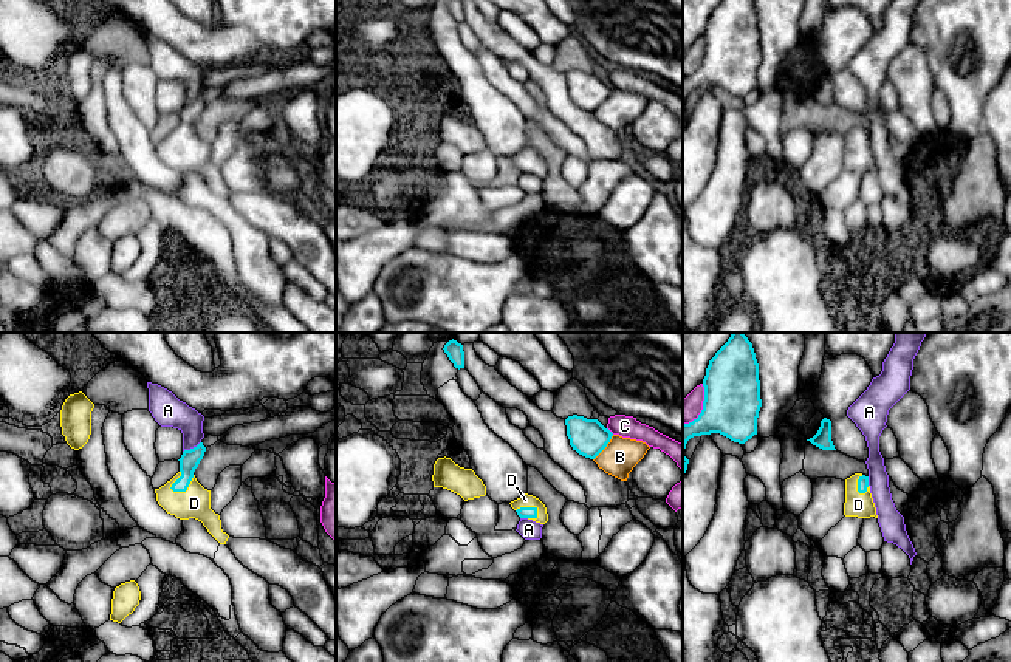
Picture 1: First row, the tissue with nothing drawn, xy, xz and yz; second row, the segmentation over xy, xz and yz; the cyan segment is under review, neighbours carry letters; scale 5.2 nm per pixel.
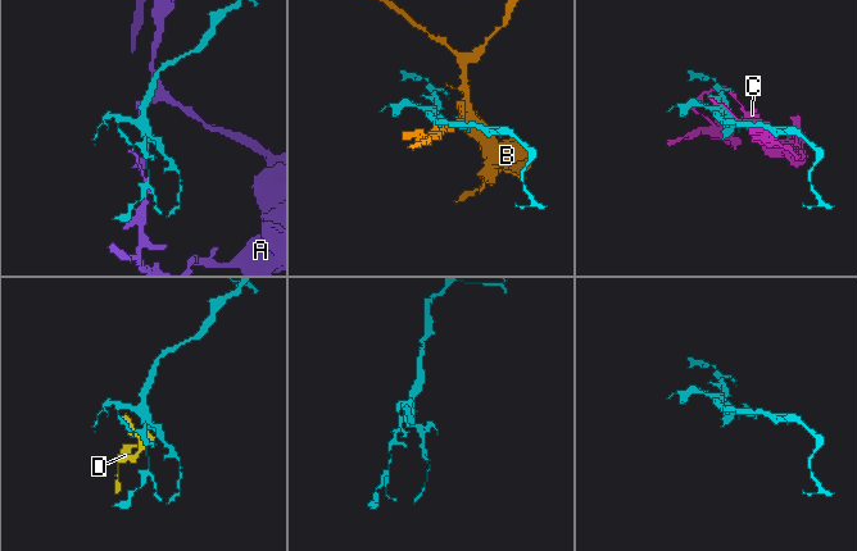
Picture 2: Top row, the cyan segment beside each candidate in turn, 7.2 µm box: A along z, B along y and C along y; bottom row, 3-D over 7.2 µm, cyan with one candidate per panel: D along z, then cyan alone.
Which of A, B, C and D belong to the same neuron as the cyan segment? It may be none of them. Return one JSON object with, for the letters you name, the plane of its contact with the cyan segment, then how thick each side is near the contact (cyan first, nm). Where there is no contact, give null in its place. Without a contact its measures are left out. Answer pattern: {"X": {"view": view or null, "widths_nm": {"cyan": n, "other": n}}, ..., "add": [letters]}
{"D": {"view": "xy", "widths_nm": {"cyan": 100, "other": 160}}, "add": ["D"]}

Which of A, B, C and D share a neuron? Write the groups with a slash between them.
A / B / C / D

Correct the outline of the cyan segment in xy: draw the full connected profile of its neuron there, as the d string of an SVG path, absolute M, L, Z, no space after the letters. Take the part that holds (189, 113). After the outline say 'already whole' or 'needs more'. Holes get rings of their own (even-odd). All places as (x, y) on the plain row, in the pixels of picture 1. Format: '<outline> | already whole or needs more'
M203 96L183 105L178 113L180 125L164 139L155 142L156 155L167 167L180 173L201 175L220 198L226 198L229 189L221 183L220 169L211 162L211 144L204 142L194 128L204 105Z | needs more

